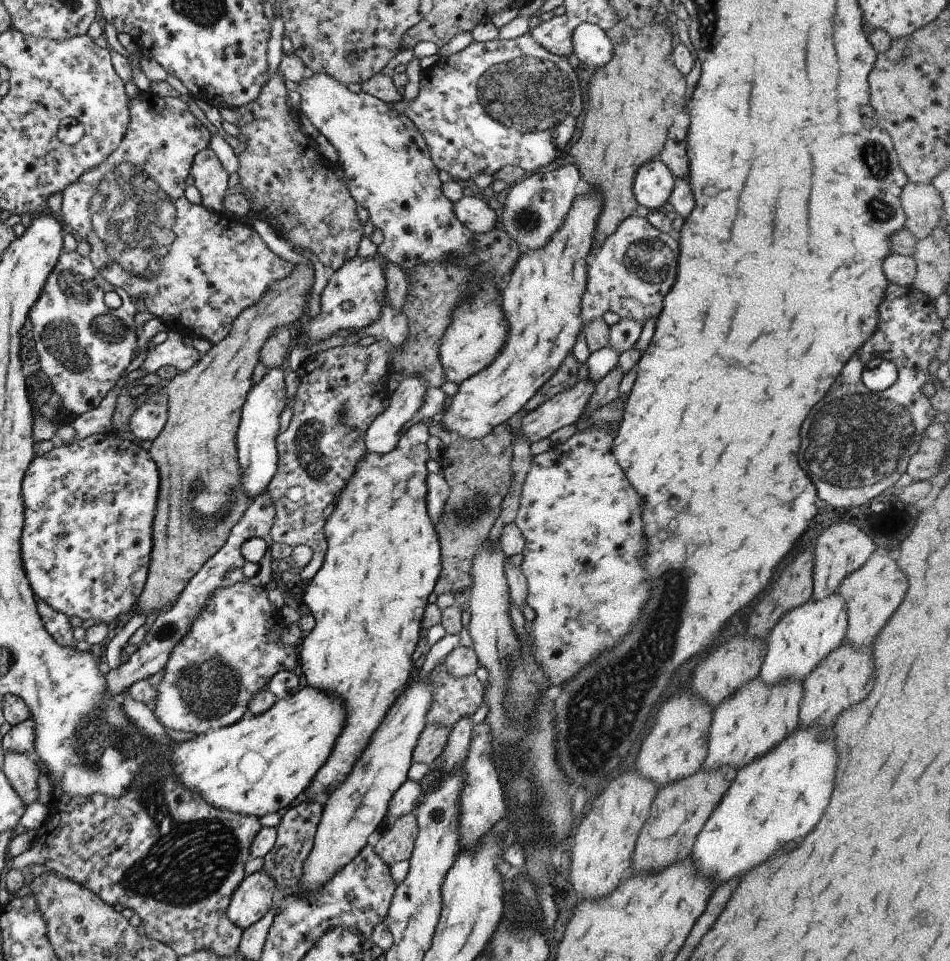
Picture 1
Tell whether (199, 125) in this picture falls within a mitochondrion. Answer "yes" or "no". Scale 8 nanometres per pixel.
no

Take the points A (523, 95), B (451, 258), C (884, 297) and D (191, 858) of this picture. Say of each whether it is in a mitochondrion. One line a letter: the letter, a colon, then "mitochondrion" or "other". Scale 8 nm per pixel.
A: mitochondrion
B: other
C: other
D: mitochondrion

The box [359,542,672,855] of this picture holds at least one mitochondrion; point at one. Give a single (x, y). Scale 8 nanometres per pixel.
(544, 813)

